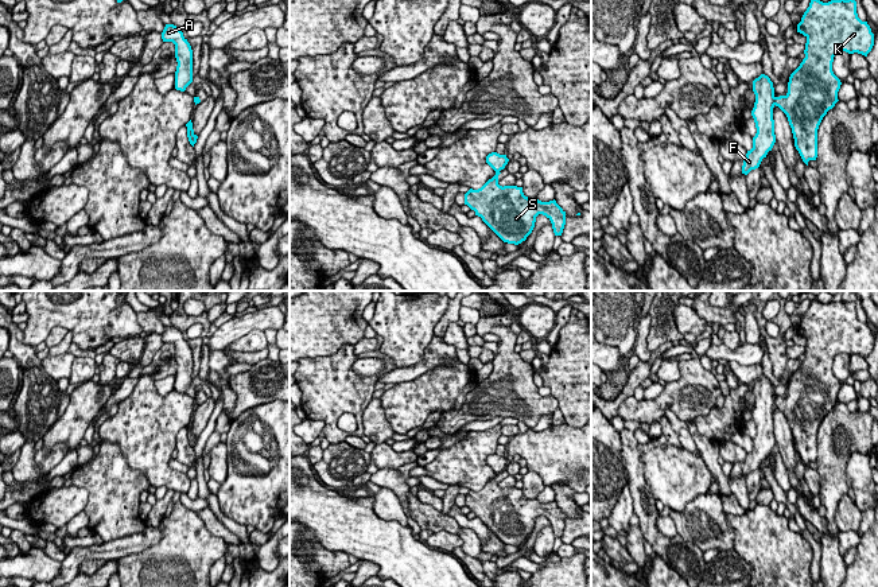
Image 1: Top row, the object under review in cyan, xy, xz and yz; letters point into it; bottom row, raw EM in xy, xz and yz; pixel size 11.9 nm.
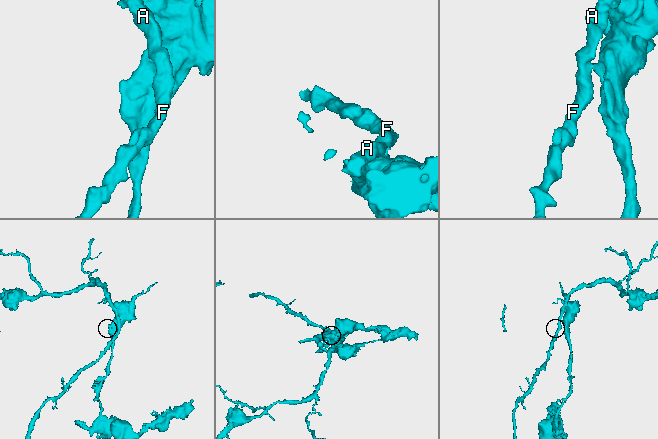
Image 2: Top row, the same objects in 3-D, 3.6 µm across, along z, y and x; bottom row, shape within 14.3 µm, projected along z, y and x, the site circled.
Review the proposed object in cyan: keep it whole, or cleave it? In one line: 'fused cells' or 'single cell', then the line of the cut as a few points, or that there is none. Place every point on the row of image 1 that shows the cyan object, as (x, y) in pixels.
fused cells; cut yz (773, 97), (774, 104)

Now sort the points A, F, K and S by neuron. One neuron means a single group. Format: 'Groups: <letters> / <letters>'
Groups: A F / K S

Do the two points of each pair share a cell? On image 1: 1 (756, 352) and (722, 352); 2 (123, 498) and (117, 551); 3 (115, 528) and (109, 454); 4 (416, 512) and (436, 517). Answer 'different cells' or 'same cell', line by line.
1: same cell
2: different cells
3: same cell
4: same cell

